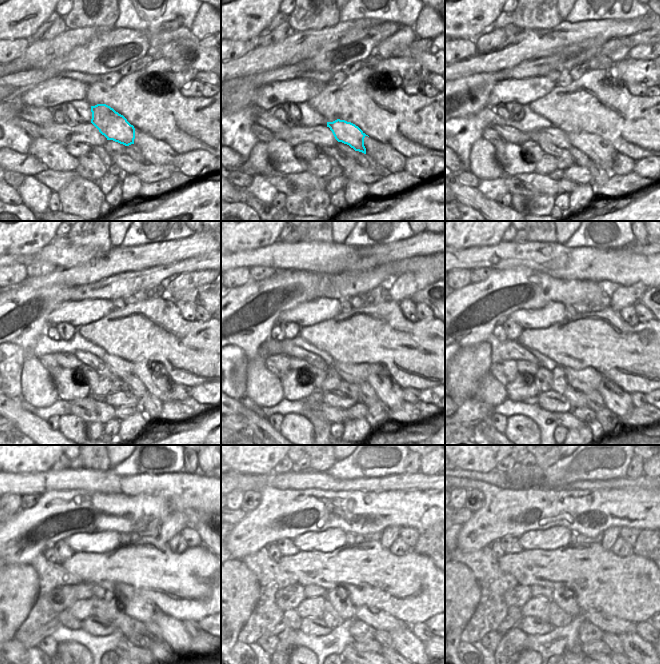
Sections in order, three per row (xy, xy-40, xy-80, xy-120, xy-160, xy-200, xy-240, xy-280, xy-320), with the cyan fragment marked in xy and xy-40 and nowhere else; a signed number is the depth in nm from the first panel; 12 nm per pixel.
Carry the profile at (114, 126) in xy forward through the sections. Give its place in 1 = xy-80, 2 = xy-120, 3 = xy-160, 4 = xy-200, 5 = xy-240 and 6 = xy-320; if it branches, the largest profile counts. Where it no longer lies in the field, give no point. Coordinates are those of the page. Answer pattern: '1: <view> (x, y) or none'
1: xy-80 (600, 151)
2: xy-120 (153, 375)
3: xy-160 (388, 391)
4: xy-200 (616, 399)
5: xy-240 (174, 633)
6: xy-320 (635, 648)

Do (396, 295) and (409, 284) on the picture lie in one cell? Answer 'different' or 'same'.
same

